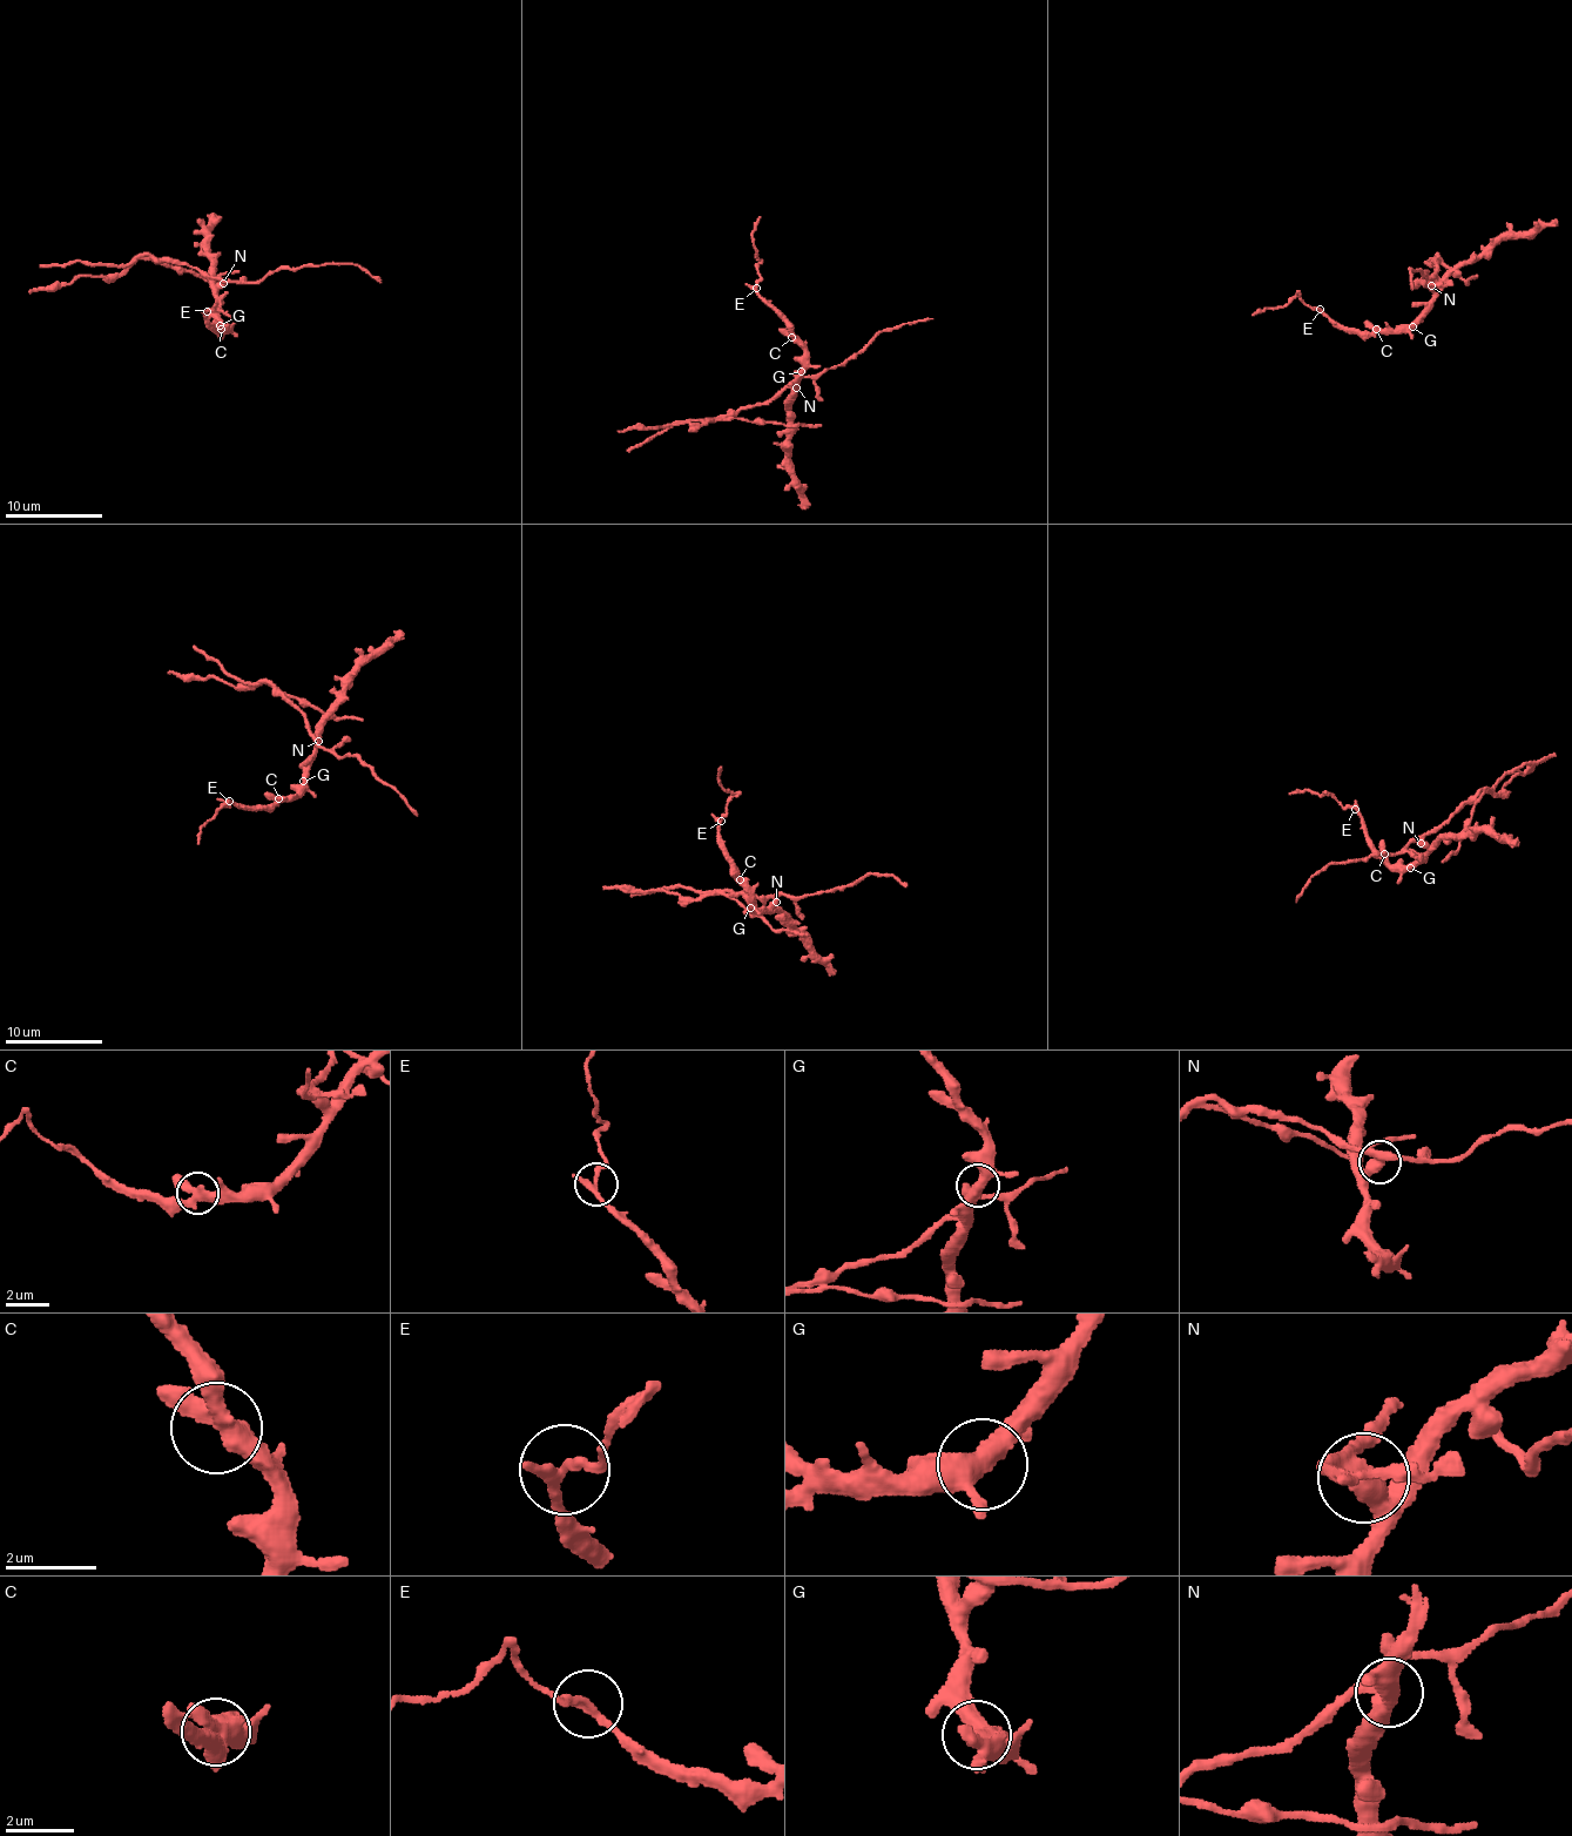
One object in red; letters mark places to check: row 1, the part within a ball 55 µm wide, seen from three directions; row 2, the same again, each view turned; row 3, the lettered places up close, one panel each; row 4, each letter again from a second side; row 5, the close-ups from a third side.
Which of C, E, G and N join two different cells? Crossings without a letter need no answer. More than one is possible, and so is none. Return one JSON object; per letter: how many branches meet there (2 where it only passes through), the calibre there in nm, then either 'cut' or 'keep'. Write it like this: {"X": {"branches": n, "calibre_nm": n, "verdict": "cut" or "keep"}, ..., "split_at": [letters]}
{"C": {"branches": 3, "calibre_nm": 400, "verdict": "keep"}, "E": {"branches": 3, "calibre_nm": 200, "verdict": "cut"}, "G": {"branches": 3, "calibre_nm": 380, "verdict": "keep"}, "N": {"branches": 3, "calibre_nm": 380, "verdict": "cut"}, "split_at": ["E", "N"]}

